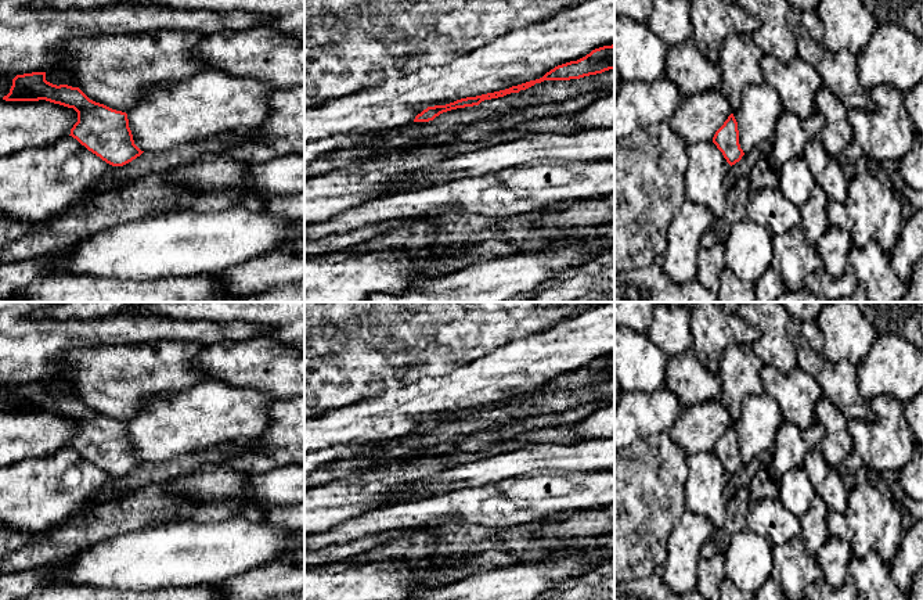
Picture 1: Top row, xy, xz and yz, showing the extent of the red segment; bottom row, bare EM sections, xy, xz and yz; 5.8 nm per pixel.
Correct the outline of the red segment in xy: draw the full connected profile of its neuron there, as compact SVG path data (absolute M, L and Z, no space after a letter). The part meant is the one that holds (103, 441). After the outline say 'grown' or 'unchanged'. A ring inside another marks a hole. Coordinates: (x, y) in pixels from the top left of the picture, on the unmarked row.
M46 382L17 385L3 410L46 410L73 418L77 432L69 446L112 477L123 477L144 463L134 455L126 423L90 410L79 398L53 395Z; unchanged

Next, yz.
M731 424L724 435L715 442L713 453L731 477L742 470L744 463L739 455L738 432L733 424Z; unchanged

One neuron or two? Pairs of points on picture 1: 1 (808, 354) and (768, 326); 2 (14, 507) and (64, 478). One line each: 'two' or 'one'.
1: two
2: one

